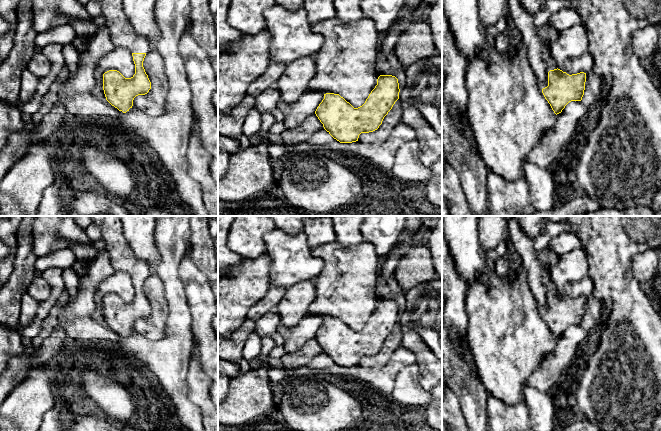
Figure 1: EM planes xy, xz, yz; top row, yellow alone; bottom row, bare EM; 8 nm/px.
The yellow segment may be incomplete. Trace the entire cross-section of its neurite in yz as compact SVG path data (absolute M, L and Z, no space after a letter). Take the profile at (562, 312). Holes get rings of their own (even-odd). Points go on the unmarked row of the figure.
M549 246L537 253L537 257L543 271L543 283L550 294L548 296L548 310L542 313L542 317L557 339L569 326L582 324L586 297L569 299L557 291L549 270L558 262L560 256L554 253Z

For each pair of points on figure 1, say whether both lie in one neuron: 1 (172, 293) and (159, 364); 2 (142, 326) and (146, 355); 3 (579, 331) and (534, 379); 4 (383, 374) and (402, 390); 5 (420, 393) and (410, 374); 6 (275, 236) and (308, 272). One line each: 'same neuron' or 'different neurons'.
1: same neuron
2: different neurons
3: same neuron
4: different neurons
5: same neuron
6: same neuron

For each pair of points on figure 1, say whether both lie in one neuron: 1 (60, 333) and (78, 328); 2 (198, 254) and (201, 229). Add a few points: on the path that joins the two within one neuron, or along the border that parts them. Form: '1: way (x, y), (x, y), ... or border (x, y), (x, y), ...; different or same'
1: border (59, 324), (68, 335); different
2: way (200, 248), (200, 235); same

